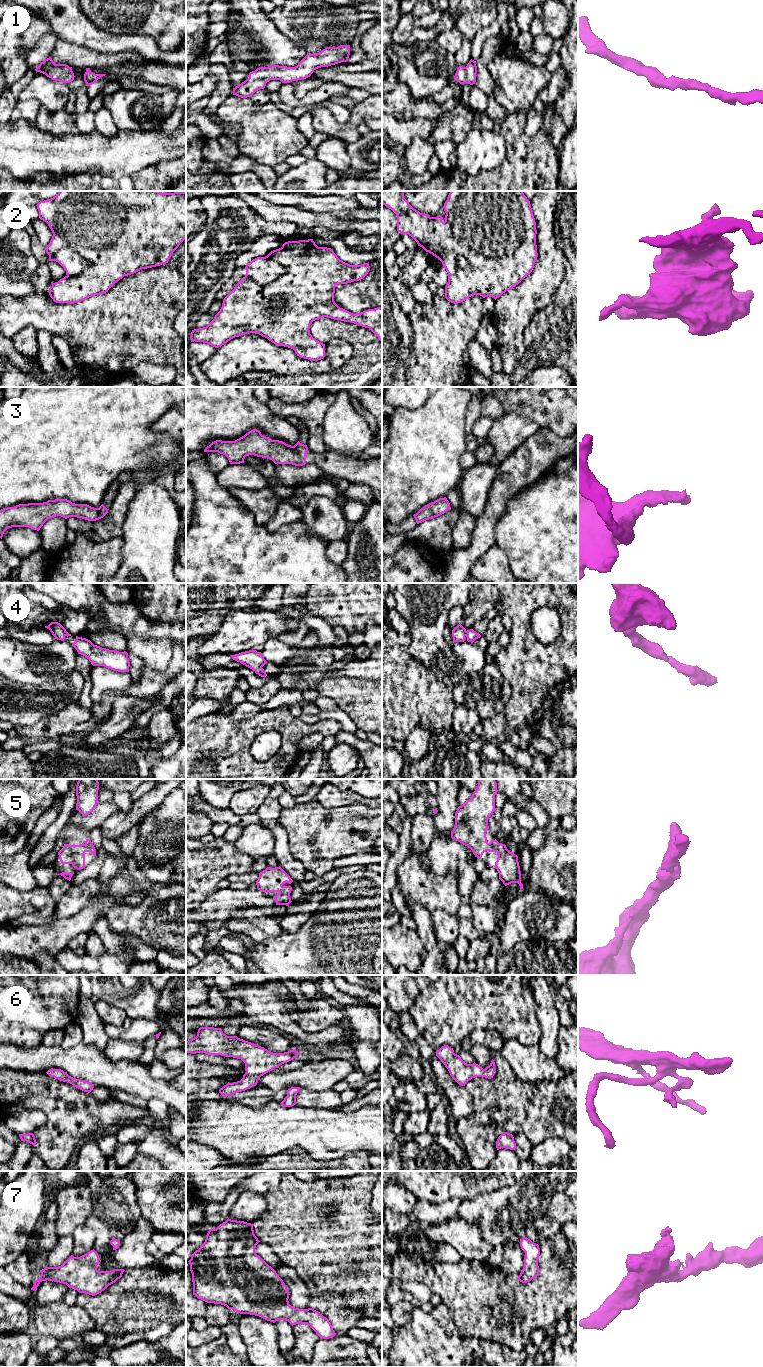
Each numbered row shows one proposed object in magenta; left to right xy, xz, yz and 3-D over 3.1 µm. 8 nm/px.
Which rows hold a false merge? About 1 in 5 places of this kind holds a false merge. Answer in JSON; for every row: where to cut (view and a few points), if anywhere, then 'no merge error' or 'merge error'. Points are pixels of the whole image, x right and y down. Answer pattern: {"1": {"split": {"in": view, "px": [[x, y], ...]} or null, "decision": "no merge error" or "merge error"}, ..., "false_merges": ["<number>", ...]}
{"1": {"split": null, "decision": "no merge error"}, "2": {"split": {"in": "xy", "px": [[49, 255], [52, 255], [61, 248], [70, 246], [89, 264]]}, "decision": "merge error"}, "3": {"split": null, "decision": "no merge error"}, "4": {"split": null, "decision": "no merge error"}, "5": {"split": null, "decision": "no merge error"}, "6": {"split": null, "decision": "no merge error"}, "7": {"split": null, "decision": "no merge error"}, "false_merges": ["2"]}

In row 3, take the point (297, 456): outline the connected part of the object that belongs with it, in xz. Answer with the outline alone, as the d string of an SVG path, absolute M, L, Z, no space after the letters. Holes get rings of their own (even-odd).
M253 429L235 441L216 440L204 449L204 452L218 452L225 455L230 464L244 463L246 456L254 455L257 457L267 458L272 460L275 464L292 464L295 466L303 466L306 464L306 453L308 451L307 445L299 441L294 445L288 445L283 441L272 440L261 434L257 429Z

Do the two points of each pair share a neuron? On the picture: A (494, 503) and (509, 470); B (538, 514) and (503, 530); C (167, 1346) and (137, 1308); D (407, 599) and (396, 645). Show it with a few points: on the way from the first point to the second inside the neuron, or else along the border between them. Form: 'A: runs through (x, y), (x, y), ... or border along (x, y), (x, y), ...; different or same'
A: runs through (499, 495), (509, 482), (509, 478); same
B: runs through (529, 523), (522, 530), (512, 530); same
C: border along (171, 1332), (156, 1340), (138, 1341); different
D: border along (409, 632), (411, 638), (409, 653), (414, 657); different

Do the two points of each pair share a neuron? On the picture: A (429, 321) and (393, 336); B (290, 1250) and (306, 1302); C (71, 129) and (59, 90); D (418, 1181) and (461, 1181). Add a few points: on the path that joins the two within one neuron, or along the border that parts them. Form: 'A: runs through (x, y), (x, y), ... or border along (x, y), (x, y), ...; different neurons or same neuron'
A: border along (408, 315), (413, 333), (411, 351); different neurons
B: border along (281, 1261), (296, 1272), (310, 1294); different neurons
C: border along (41, 104), (49, 110), (64, 108); different neurons
D: runs through (429, 1181), (450, 1181); same neuron

